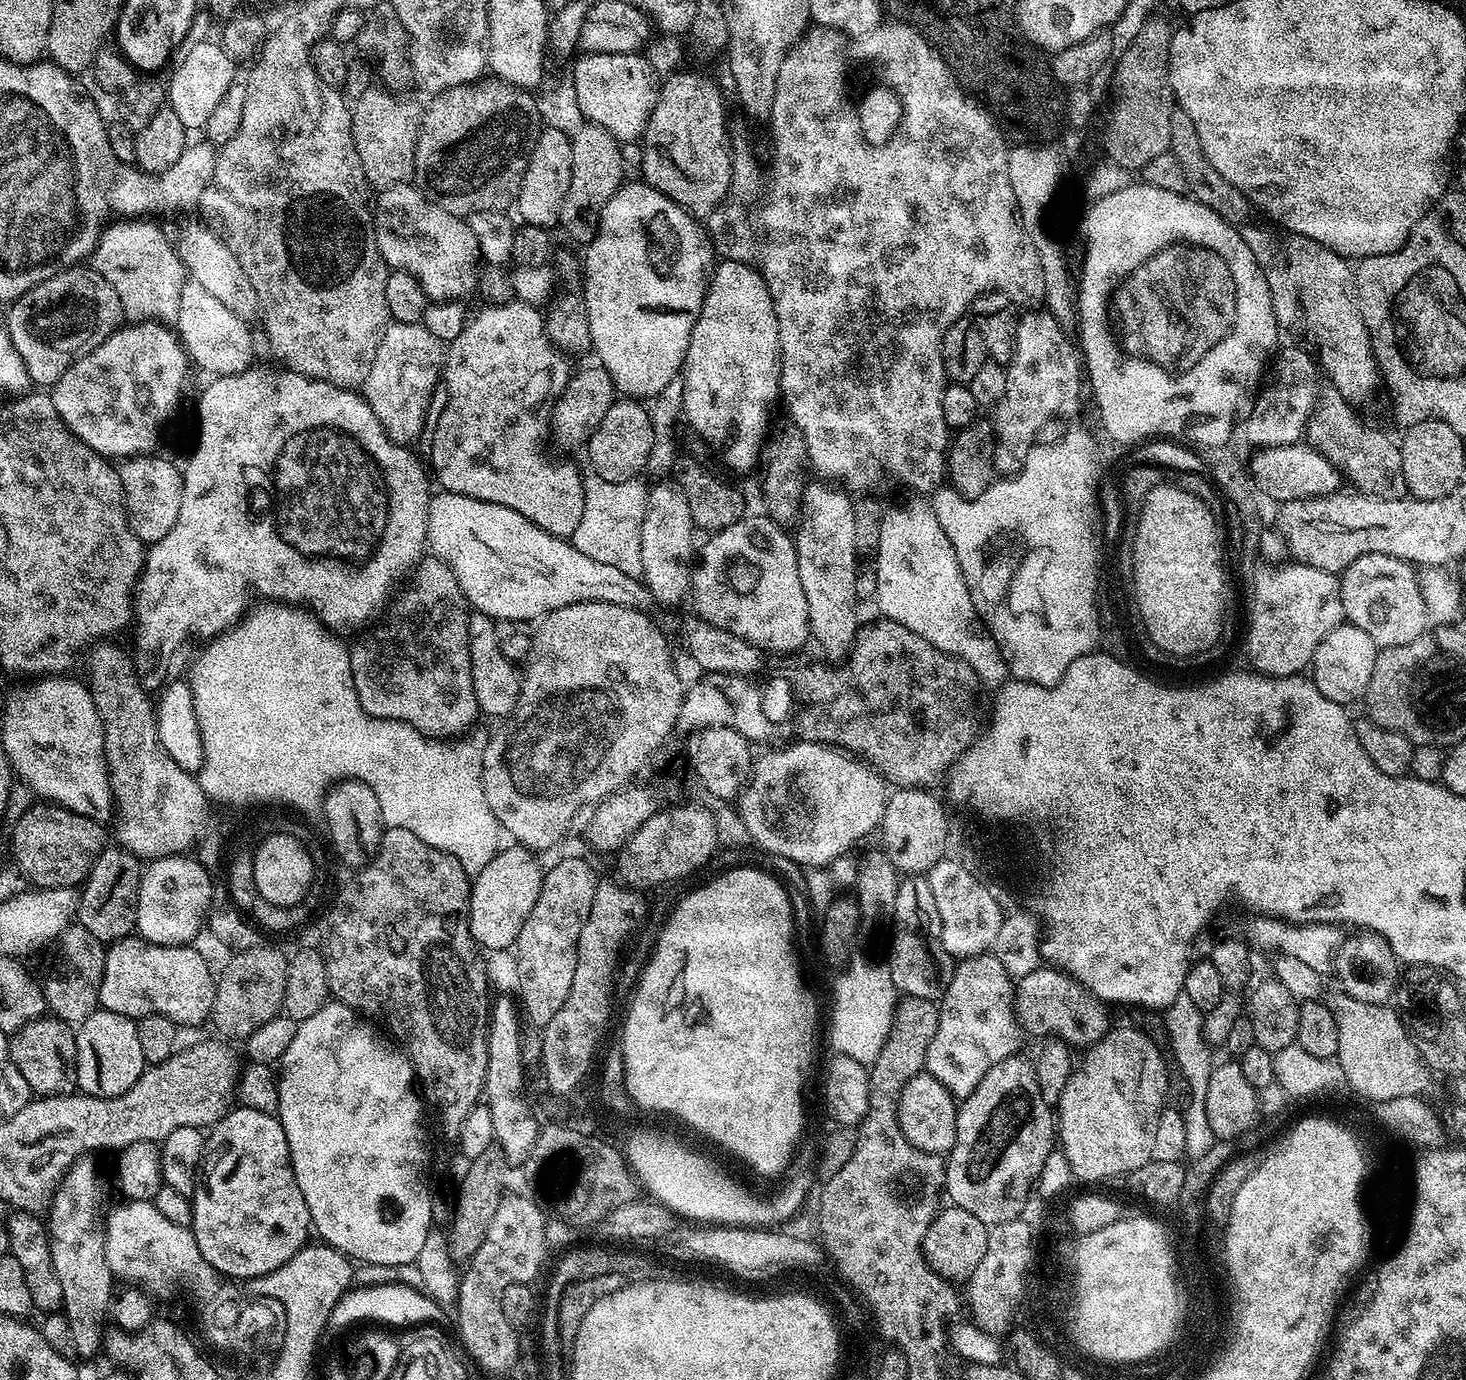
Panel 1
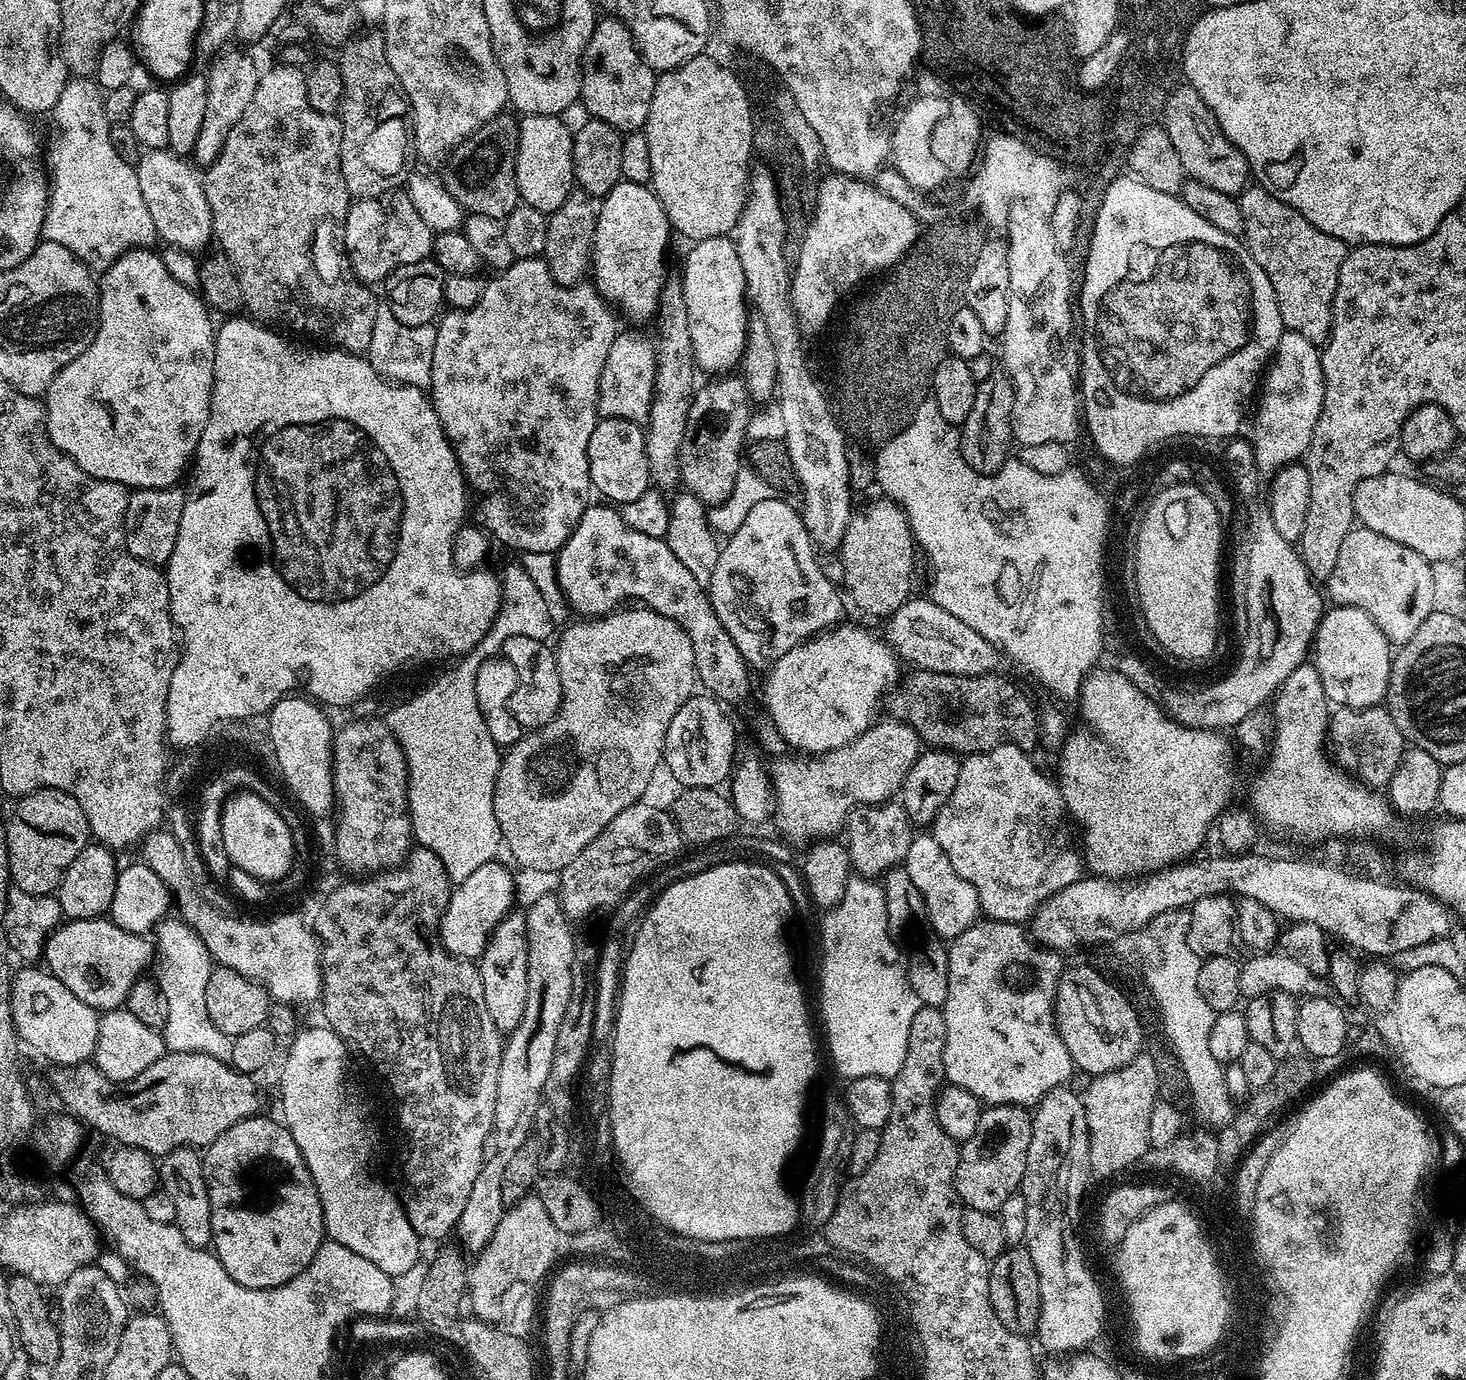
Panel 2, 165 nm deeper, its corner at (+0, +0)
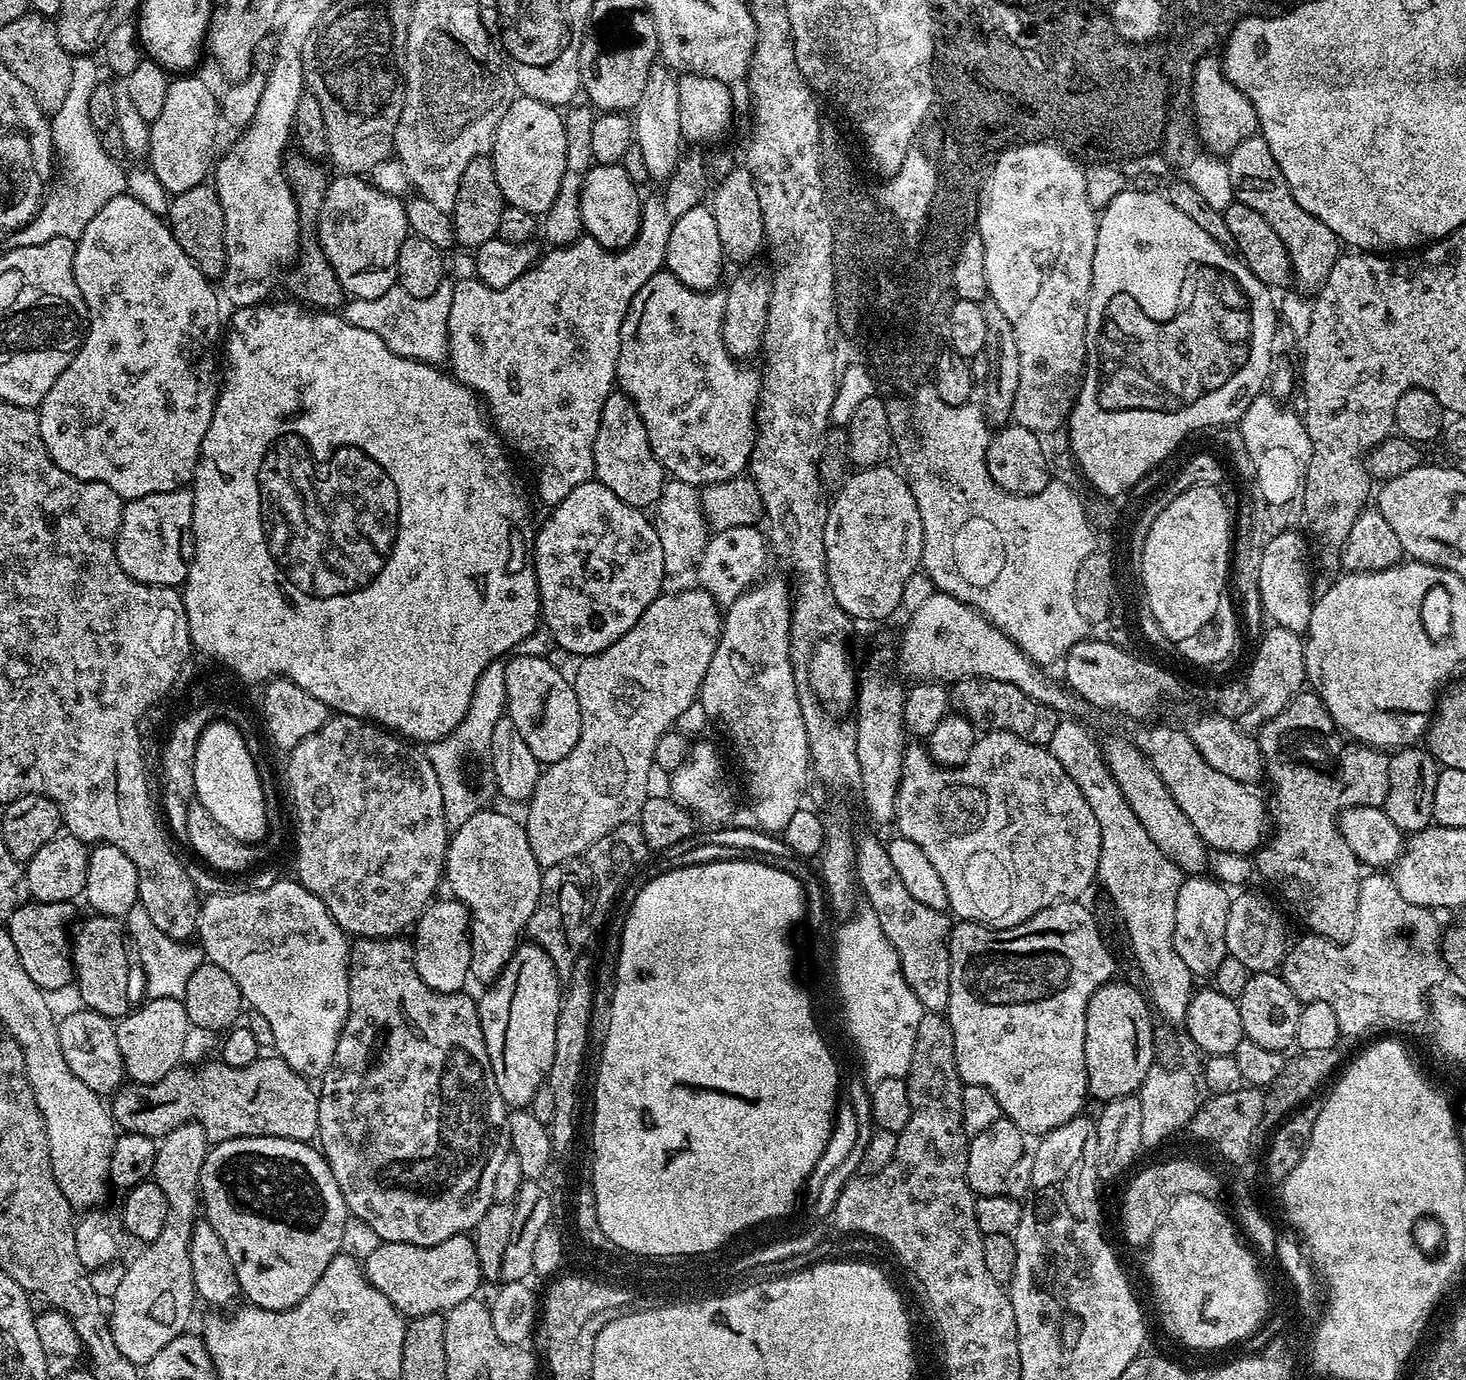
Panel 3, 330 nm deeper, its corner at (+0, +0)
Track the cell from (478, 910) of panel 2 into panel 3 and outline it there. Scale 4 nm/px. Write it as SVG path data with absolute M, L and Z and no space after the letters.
M455 898L437 899L428 905L414 925L414 959L416 969L435 992L458 992L470 980L470 954L472 953L472 933L468 908Z

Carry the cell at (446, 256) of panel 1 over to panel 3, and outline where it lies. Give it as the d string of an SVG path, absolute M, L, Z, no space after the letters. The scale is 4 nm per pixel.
M340 174L337 177L324 191L318 243L349 297L358 300L382 298L386 290L397 287L398 250L402 250L402 242L410 234L404 200L378 190L359 175Z

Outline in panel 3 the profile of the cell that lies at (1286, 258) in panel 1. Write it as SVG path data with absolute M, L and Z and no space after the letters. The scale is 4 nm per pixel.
M1253 134L1238 142L1238 146L1234 146L1234 150L1228 153L1226 163L1235 203L1250 206L1250 210L1262 214L1262 218L1270 222L1270 230L1278 234L1284 252L1288 255L1294 280L1304 288L1319 289L1337 257L1342 254L1342 245L1330 226L1322 226L1314 214L1306 214L1306 210L1294 202L1294 194L1290 194L1290 186L1282 170L1278 170L1278 162L1274 162L1274 154L1270 154L1270 146L1266 146L1263 136Z

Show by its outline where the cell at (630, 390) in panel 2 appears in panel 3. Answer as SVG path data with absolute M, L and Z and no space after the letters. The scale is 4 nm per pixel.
M661 270L654 274L654 278L650 278L646 282L646 286L642 286L642 290L638 290L638 294L634 294L626 318L622 322L618 366L616 367L616 384L619 391L625 392L634 402L638 414L642 414L642 422L646 426L646 434L650 438L650 450L654 450L665 473L673 480L681 480L693 486L724 483L739 477L744 472L743 468L747 466L748 459L753 459L756 450L756 410L760 396L761 373L757 369L755 372L752 368L744 368L748 366L741 366L736 357L730 355L723 344L724 297L725 293L720 290L695 292L690 286L678 282L678 278L674 278L672 272Z

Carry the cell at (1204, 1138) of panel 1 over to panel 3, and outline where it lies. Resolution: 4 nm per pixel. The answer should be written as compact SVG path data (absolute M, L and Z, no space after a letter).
M1136 816L1132 818L1132 824L1124 824L1120 832L1100 833L1102 850L1096 874L1124 919L1124 928L1132 943L1132 956L1148 983L1147 999L1157 1013L1160 1011L1164 1015L1161 1017L1165 1021L1183 1021L1188 1004L1192 1001L1194 977L1182 958L1178 958L1178 950L1174 950L1172 941L1182 873L1176 863L1161 854L1158 846L1154 846L1150 834L1146 834Z

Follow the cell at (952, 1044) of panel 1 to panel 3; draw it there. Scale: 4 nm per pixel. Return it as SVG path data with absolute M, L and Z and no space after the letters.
M1067 900L1061 904L1050 906L1046 910L1042 910L1038 914L1034 914L1034 918L1030 918L1026 922L1022 922L1013 928L988 928L984 924L974 924L971 922L956 922L953 923L952 931L948 934L948 953L950 954L950 1002L946 1009L946 1019L950 1030L954 1034L954 1050L956 1051L956 1065L958 1066L958 1074L964 1084L973 1084L974 1086L986 1086L986 1090L990 1090L990 1094L994 1094L994 1098L998 1098L998 1106L1001 1113L1010 1122L1014 1122L1014 1126L1018 1126L1020 1131L1027 1134L1029 1137L1039 1138L1045 1132L1054 1130L1058 1126L1062 1126L1062 1122L1070 1122L1070 1118L1081 1115L1085 1111L1084 1103L1089 1103L1088 1095L1088 1075L1086 1074L1086 1006L1090 1002L1090 998L1094 994L1094 990L1098 990L1102 985L1109 983L1113 979L1112 976L1116 972L1116 960L1112 957L1112 952L1108 949L1108 944L1104 941L1104 936L1100 933L1100 928L1096 925L1096 920L1092 917L1090 909L1084 905L1084 902L1075 900Z

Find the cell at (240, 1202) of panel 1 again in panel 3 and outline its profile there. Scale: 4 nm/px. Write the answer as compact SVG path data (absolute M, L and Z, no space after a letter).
M243 1136L213 1143L209 1147L206 1162L202 1166L200 1198L203 1215L210 1222L210 1226L214 1226L214 1230L218 1230L218 1238L222 1238L222 1246L226 1246L226 1254L230 1254L234 1274L238 1274L241 1293L245 1297L248 1295L247 1303L249 1305L275 1312L293 1308L295 1304L302 1302L302 1298L306 1298L306 1294L310 1294L310 1290L314 1290L314 1282L318 1282L318 1278L322 1278L326 1266L330 1266L333 1258L341 1255L343 1248L340 1247L344 1244L344 1227L347 1226L348 1220L350 1221L350 1213L342 1198L342 1190L338 1190L338 1182L334 1182L334 1174L330 1170L330 1166L311 1143L290 1138L274 1138L273 1136Z

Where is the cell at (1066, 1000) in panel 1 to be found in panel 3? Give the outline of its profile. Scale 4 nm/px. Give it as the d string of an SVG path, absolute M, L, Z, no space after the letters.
M1109 982L1094 990L1086 1006L1086 1074L1088 1095L1093 1101L1137 1095L1154 1063L1154 1016L1149 1001L1134 985L1116 983Z

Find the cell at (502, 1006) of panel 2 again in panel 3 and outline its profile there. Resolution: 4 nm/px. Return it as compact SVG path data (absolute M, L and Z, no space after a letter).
M476 812L451 833L448 853L444 859L444 875L446 884L452 887L451 895L468 908L472 933L471 979L477 980L480 986L487 986L497 980L506 962L510 962L510 958L516 953L516 945L521 943L530 918L540 901L542 869L534 858L534 850L530 848L528 831L519 819L516 821L504 812Z

